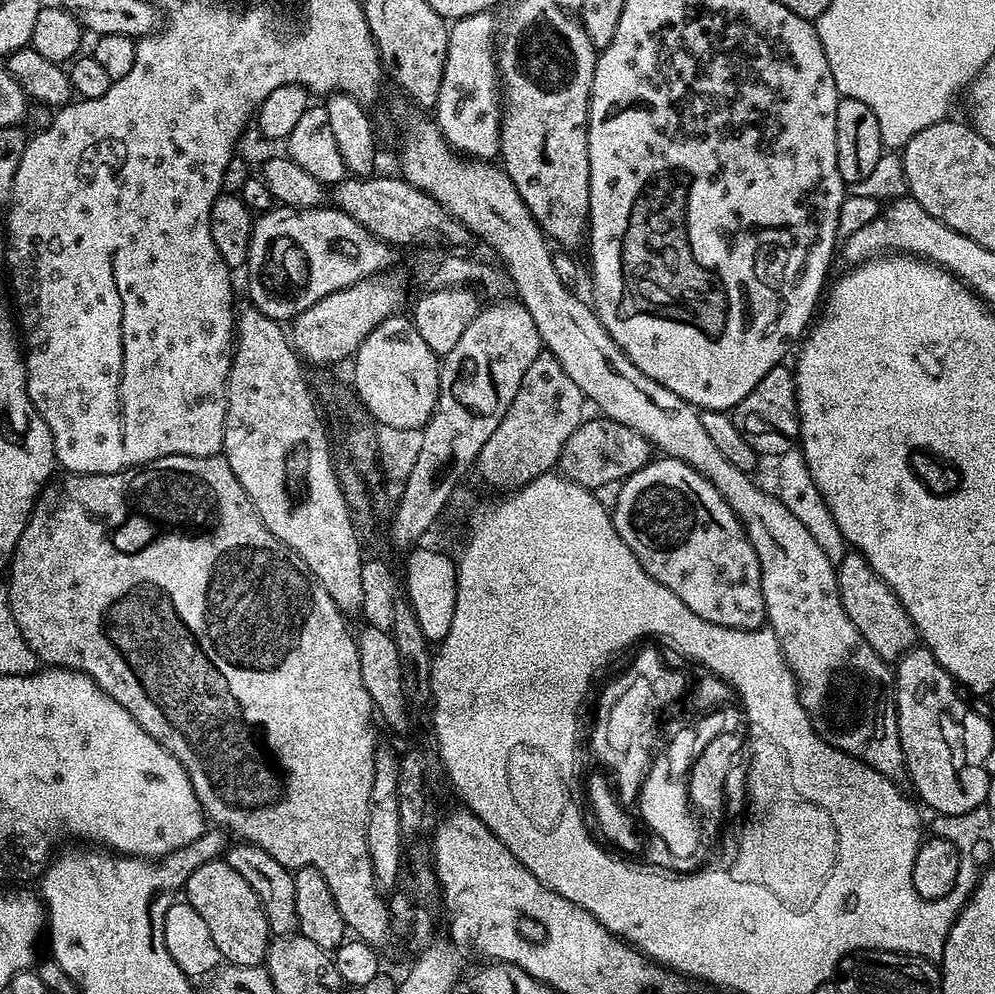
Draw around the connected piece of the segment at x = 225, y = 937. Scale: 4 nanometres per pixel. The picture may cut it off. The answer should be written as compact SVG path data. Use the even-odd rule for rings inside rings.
M220 858L208 861L184 881L182 892L186 894L187 904L206 922L215 945L228 964L251 968L263 965L270 943L266 914L262 910L262 902L258 902L258 894L250 890L246 878L242 878L238 870Z

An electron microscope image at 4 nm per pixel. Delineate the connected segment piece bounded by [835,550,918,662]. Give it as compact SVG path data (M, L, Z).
M852 550L842 558L840 564L835 565L836 581L838 582L838 594L850 622L866 638L870 650L878 654L885 662L895 662L917 643L918 633L912 625L910 614L898 602L894 590L886 586L886 582L866 562L866 558L859 552Z

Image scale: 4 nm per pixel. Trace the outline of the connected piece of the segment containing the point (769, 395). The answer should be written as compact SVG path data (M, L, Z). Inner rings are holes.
M781 366L770 370L742 402L731 409L730 415L734 426L738 426L738 434L750 442L750 446L760 456L781 456L791 448L797 447L800 438L800 415L796 401L796 378L793 369Z

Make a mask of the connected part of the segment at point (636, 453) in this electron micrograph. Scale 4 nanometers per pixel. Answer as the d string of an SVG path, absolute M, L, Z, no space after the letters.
M605 416L585 419L566 440L563 452L557 463L561 475L584 488L600 490L600 487L623 481L644 468L652 458L652 447L633 428L622 426Z

